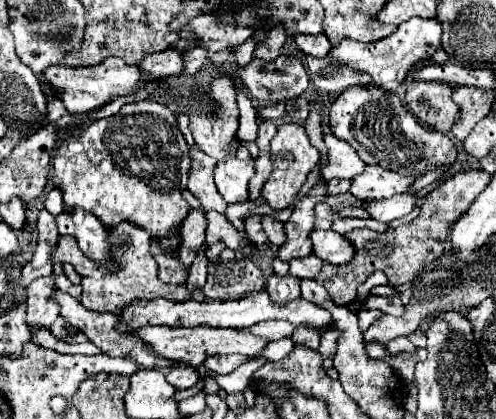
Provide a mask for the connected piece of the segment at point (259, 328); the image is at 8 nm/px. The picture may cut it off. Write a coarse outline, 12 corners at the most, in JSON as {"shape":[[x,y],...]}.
{"shape":[[286,321],[252,325],[252,335],[268,341],[290,337],[294,327]]}

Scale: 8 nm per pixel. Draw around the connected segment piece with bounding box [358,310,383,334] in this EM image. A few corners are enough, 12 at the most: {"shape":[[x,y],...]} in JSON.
{"shape":[[365,310],[358,314],[359,328],[364,334],[383,315],[380,310]]}

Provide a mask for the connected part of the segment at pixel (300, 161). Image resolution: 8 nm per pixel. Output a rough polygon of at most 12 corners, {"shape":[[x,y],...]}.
{"shape":[[296,123],[272,139],[262,199],[274,211],[294,203],[320,153]]}

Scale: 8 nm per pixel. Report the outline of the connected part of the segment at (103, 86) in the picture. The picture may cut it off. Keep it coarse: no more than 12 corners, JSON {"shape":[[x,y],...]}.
{"shape":[[110,57],[42,73],[68,113],[136,93],[142,75]]}

